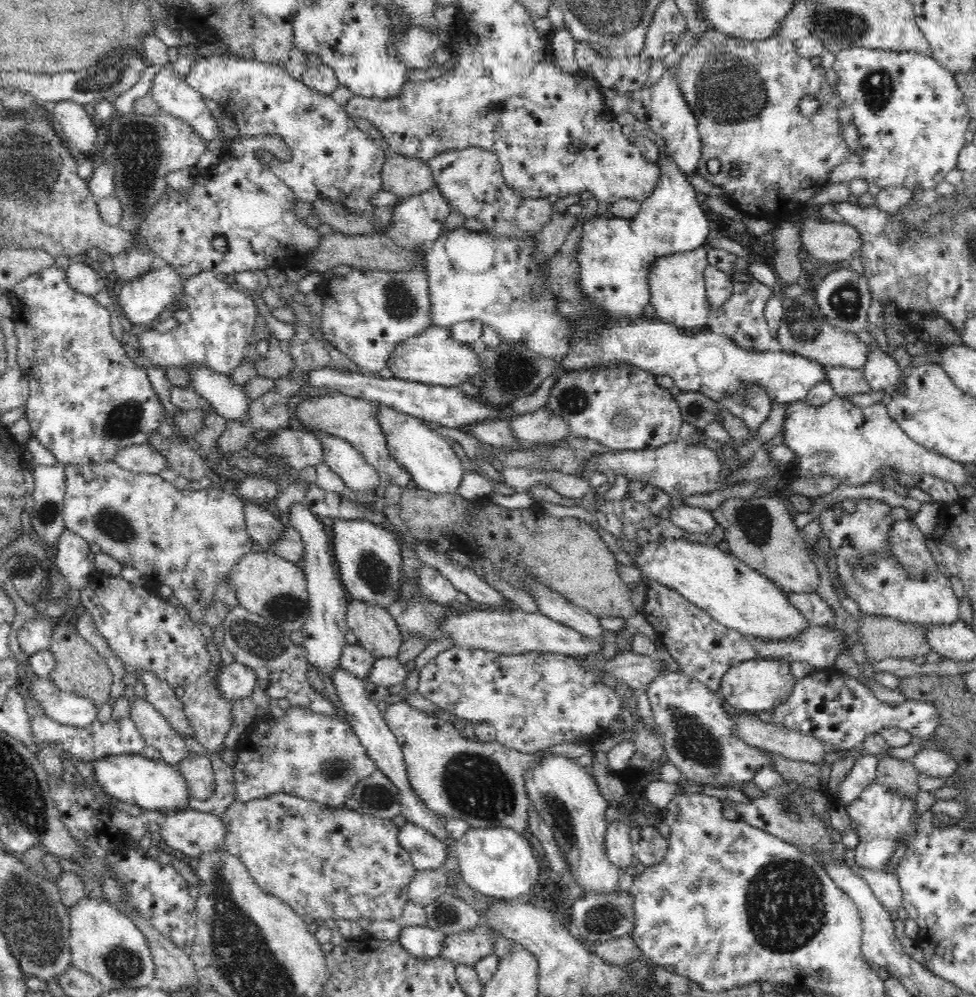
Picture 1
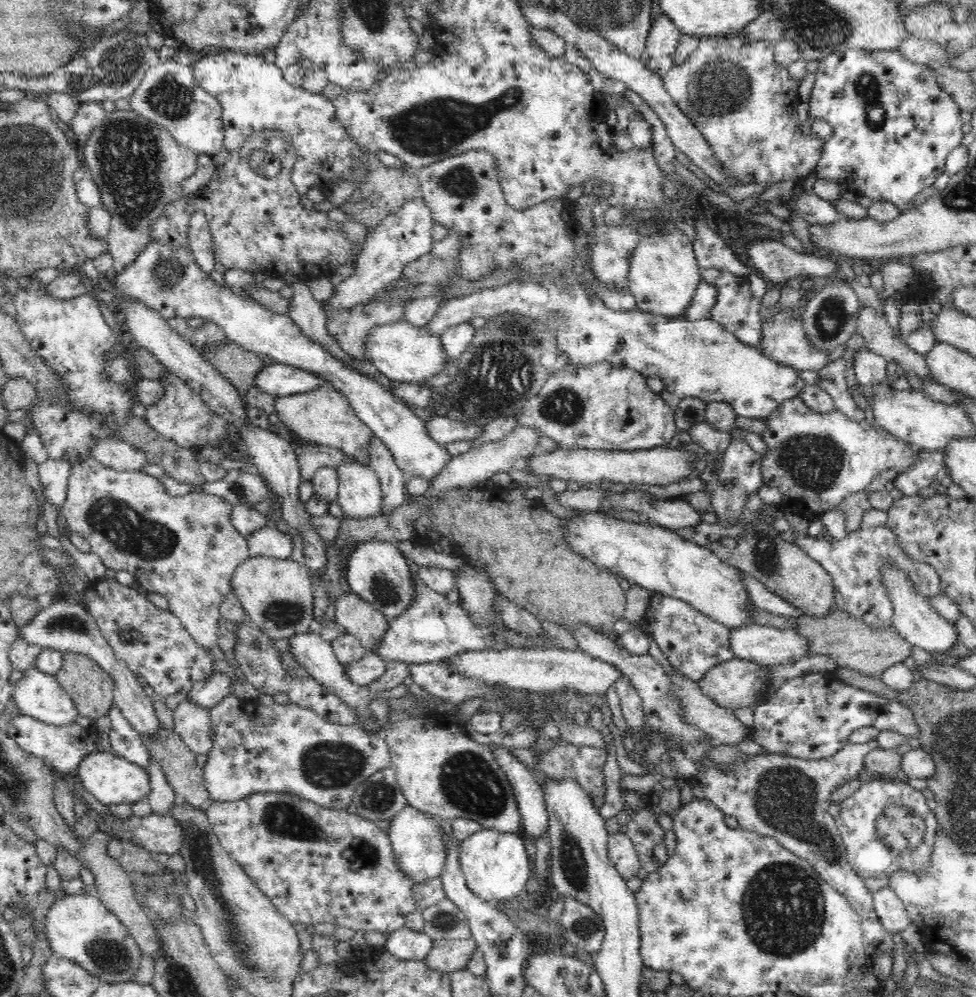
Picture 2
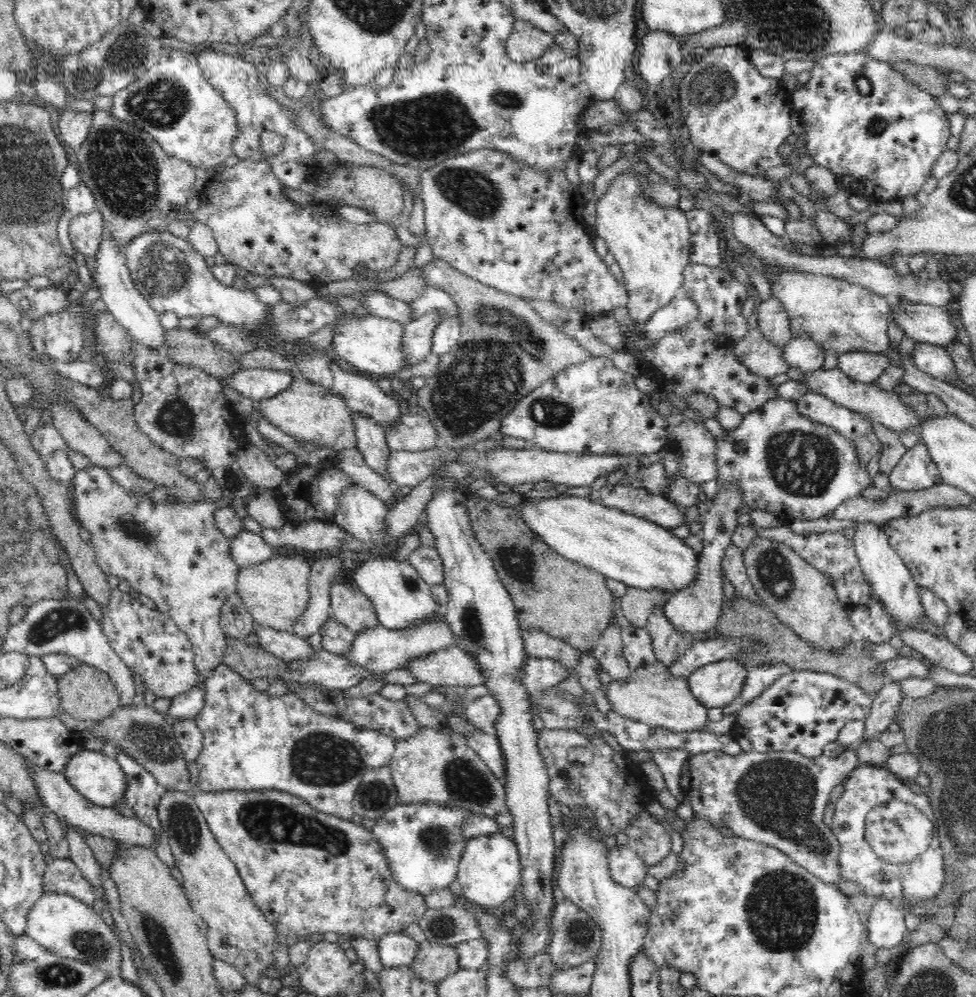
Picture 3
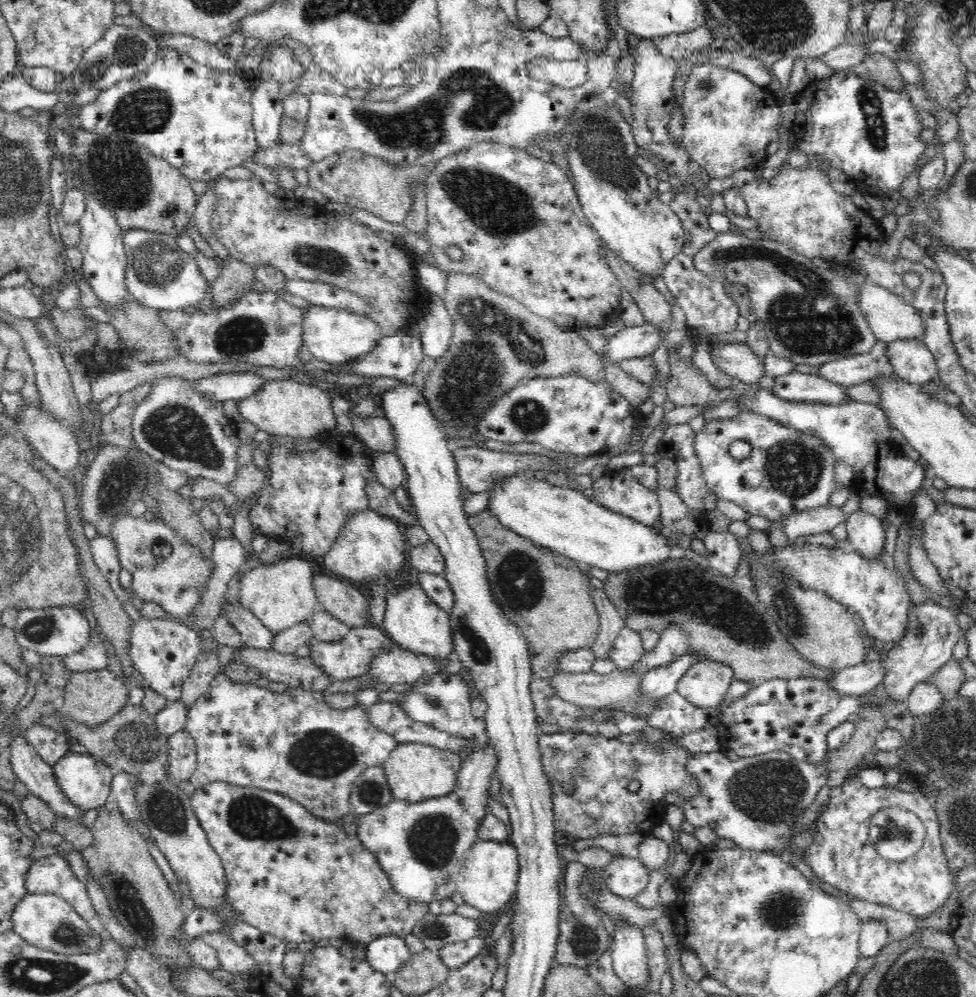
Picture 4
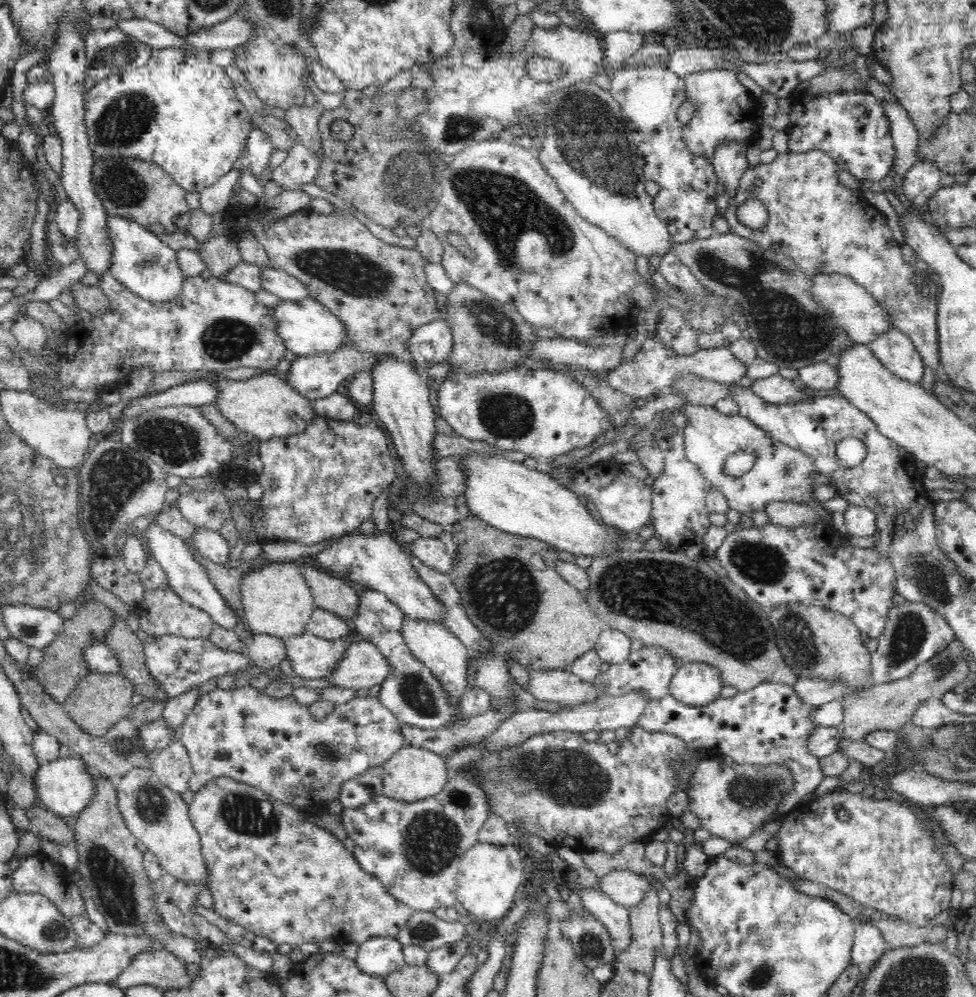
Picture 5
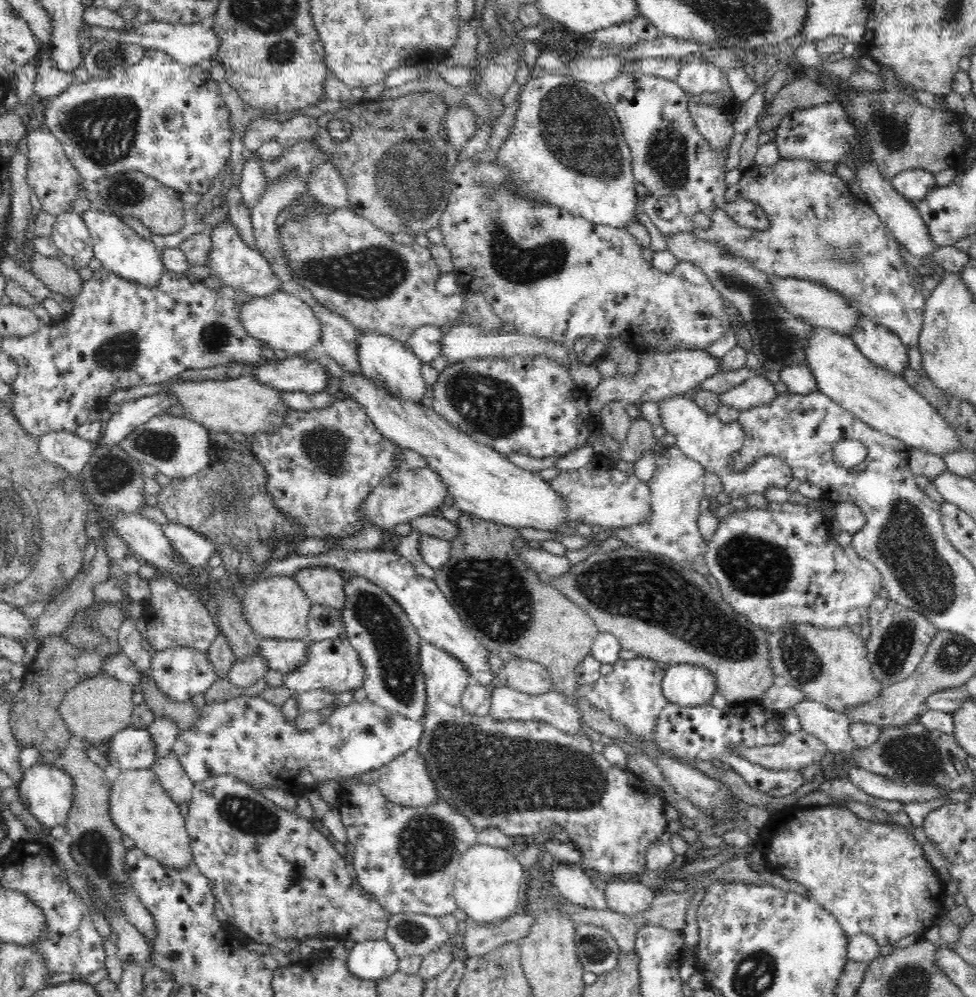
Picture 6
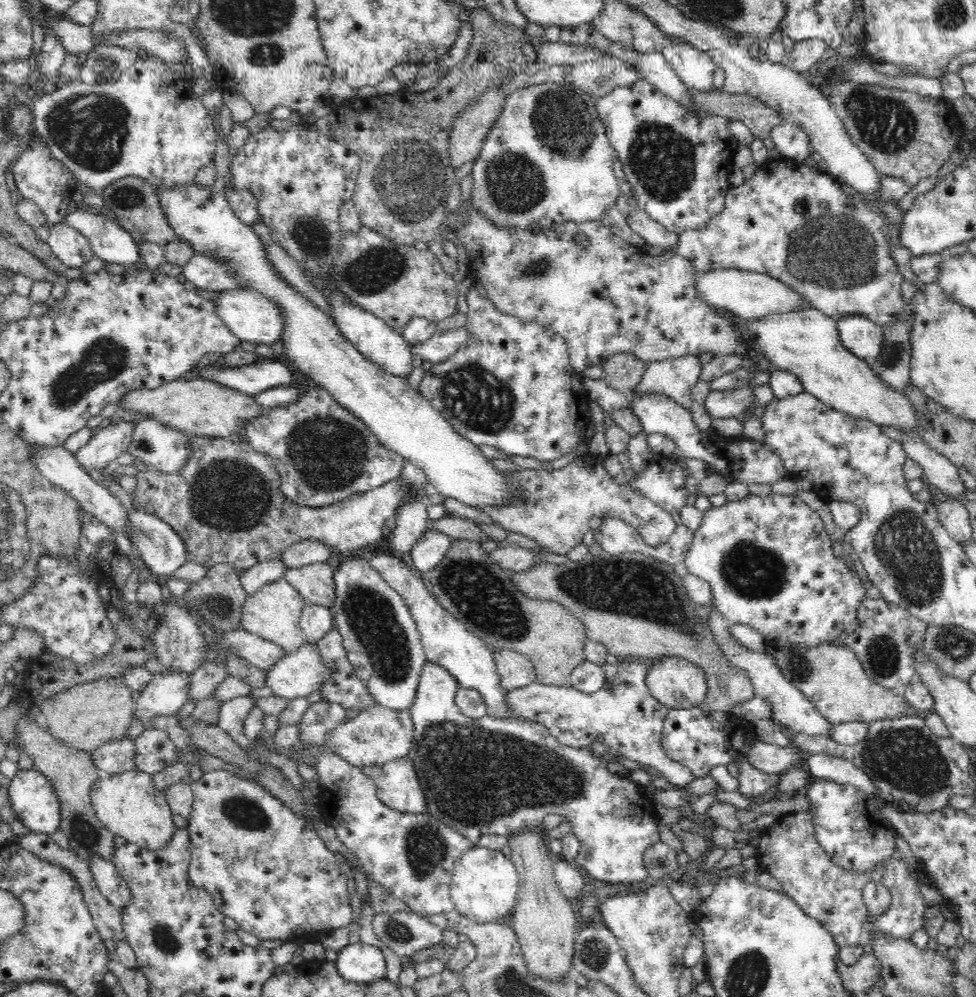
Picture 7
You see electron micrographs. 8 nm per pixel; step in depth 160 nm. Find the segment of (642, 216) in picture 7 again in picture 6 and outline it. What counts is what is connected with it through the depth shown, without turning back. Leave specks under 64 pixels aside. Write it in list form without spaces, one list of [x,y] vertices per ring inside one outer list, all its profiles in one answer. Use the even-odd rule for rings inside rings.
[[[680,233],[666,238],[668,249],[680,261],[694,262],[700,265],[708,281],[714,288],[738,308],[752,338],[752,350],[761,366],[768,371],[782,371],[790,366],[804,365],[805,346],[813,333],[814,326],[803,318],[790,314],[775,297],[769,280],[774,274],[754,268],[741,256],[729,254],[715,242],[700,240],[691,233]]]

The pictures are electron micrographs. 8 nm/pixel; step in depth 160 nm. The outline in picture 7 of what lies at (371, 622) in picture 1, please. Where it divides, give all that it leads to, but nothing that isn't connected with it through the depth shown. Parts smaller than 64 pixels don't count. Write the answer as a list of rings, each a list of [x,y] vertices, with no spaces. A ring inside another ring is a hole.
[[[335,562],[310,564],[286,570],[284,579],[304,598],[306,604],[332,607],[335,602]]]

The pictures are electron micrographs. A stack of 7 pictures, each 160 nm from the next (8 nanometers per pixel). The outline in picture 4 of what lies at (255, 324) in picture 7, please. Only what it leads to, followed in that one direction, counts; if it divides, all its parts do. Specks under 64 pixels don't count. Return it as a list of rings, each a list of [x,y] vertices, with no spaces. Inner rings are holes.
[[[316,305],[305,308],[301,346],[306,346],[318,360],[334,365],[354,362],[354,359],[361,359],[370,350],[375,349],[382,337],[384,336],[381,336],[378,323],[368,318],[366,314],[360,315],[347,310]]]

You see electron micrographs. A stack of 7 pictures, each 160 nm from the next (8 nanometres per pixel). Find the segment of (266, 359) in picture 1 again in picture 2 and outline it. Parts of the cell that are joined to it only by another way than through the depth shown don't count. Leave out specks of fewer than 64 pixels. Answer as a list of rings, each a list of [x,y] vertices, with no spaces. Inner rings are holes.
[[[226,341],[215,351],[208,349],[200,353],[222,377],[232,383],[241,399],[247,402],[246,392],[255,386],[254,381],[258,372],[266,366],[262,362],[262,356],[242,348],[234,341]]]

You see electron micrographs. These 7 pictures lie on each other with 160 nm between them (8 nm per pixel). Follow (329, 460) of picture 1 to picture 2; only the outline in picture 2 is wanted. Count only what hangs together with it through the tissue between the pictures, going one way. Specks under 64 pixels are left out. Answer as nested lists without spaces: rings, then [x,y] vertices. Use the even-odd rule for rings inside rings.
[[[342,462],[338,468],[339,487],[337,503],[348,519],[365,519],[380,513],[382,508],[382,489],[379,476],[368,466],[354,462]]]

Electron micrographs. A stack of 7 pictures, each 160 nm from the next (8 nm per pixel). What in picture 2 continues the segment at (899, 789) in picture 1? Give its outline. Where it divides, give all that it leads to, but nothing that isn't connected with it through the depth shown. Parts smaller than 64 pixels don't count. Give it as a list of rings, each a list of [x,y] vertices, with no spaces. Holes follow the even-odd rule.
[[[875,748],[864,760],[863,768],[876,778],[904,781],[909,779],[901,769],[901,756],[895,749]]]

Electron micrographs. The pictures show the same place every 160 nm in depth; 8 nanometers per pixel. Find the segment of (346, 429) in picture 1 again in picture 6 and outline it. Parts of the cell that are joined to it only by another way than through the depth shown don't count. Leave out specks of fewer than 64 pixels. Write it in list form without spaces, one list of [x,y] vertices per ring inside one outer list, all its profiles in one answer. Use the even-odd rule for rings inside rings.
[[[245,375],[225,381],[178,380],[168,388],[167,394],[173,396],[175,402],[186,409],[188,418],[209,431],[242,432],[248,437],[280,428],[284,424],[287,410],[290,409],[281,397],[280,390],[260,384],[252,376]]]

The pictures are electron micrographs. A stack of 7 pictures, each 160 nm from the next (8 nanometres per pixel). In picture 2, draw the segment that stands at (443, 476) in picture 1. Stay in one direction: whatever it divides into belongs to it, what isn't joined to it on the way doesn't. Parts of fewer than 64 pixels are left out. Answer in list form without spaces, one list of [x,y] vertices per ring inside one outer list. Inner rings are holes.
[[[151,240],[122,274],[117,274],[115,285],[120,293],[132,301],[142,302],[142,305],[160,313],[163,319],[180,316],[185,319],[200,317],[211,320],[224,331],[227,340],[234,341],[242,348],[270,357],[273,363],[306,370],[323,378],[326,385],[334,387],[348,399],[358,418],[390,449],[396,464],[407,478],[421,476],[429,481],[452,458],[446,452],[445,445],[430,438],[425,422],[416,417],[412,409],[386,387],[345,366],[344,362],[316,340],[305,337],[287,314],[266,309],[258,301],[234,293],[232,287],[215,282],[208,273],[202,271],[188,247],[178,247],[172,243],[162,245],[158,240]]]

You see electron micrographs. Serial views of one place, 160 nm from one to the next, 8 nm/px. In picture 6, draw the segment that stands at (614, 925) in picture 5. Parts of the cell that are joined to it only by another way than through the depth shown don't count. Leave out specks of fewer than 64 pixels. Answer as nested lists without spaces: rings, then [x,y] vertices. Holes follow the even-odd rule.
[[[560,864],[551,871],[550,881],[561,900],[598,910],[607,908],[605,891],[594,886],[588,873],[580,866]]]

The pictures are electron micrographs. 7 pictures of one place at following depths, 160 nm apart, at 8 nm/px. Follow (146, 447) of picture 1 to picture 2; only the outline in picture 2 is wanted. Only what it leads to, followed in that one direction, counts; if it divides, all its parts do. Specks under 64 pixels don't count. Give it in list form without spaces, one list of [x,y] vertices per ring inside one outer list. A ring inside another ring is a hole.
[[[106,437],[93,442],[89,456],[117,471],[140,471],[148,464],[146,453],[120,438]]]

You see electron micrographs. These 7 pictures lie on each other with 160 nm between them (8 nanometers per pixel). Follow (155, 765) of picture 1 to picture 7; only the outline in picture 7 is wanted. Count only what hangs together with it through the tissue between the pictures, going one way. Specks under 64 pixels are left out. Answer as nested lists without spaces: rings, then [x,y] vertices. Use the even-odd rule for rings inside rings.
[[[34,768],[20,770],[8,787],[11,807],[29,831],[52,835],[59,830],[60,803],[44,774]]]

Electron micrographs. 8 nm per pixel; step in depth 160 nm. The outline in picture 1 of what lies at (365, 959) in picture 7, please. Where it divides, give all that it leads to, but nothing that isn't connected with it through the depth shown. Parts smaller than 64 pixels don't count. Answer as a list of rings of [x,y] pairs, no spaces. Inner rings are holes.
[[[427,925],[407,926],[401,930],[399,941],[406,952],[428,960],[437,960],[446,937],[443,932],[432,930]]]

